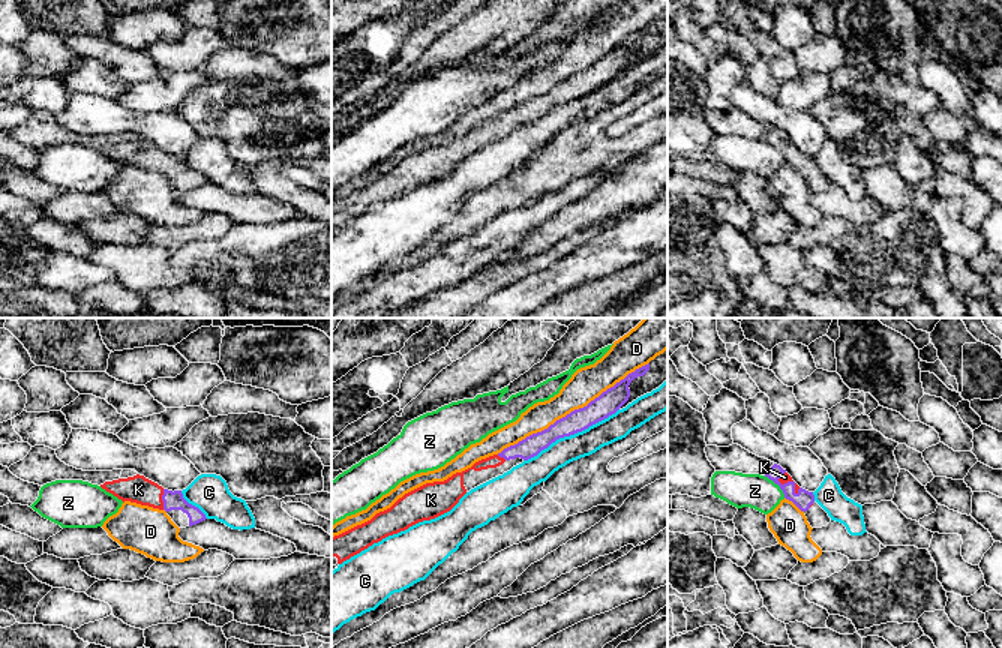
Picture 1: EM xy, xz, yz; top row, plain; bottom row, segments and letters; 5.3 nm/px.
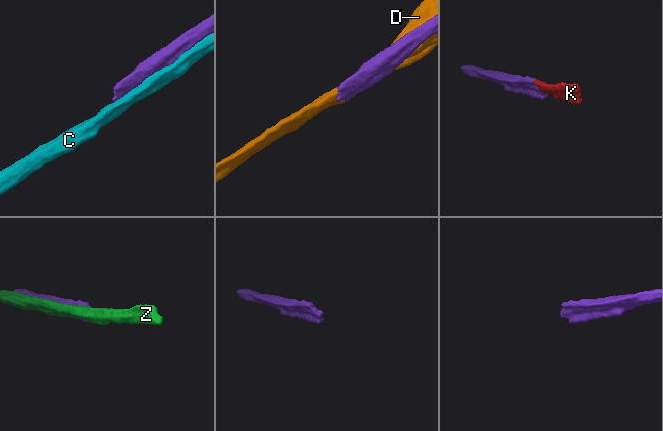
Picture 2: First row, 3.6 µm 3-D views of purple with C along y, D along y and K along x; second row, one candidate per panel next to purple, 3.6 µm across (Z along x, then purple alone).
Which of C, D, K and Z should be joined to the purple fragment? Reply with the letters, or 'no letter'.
K

